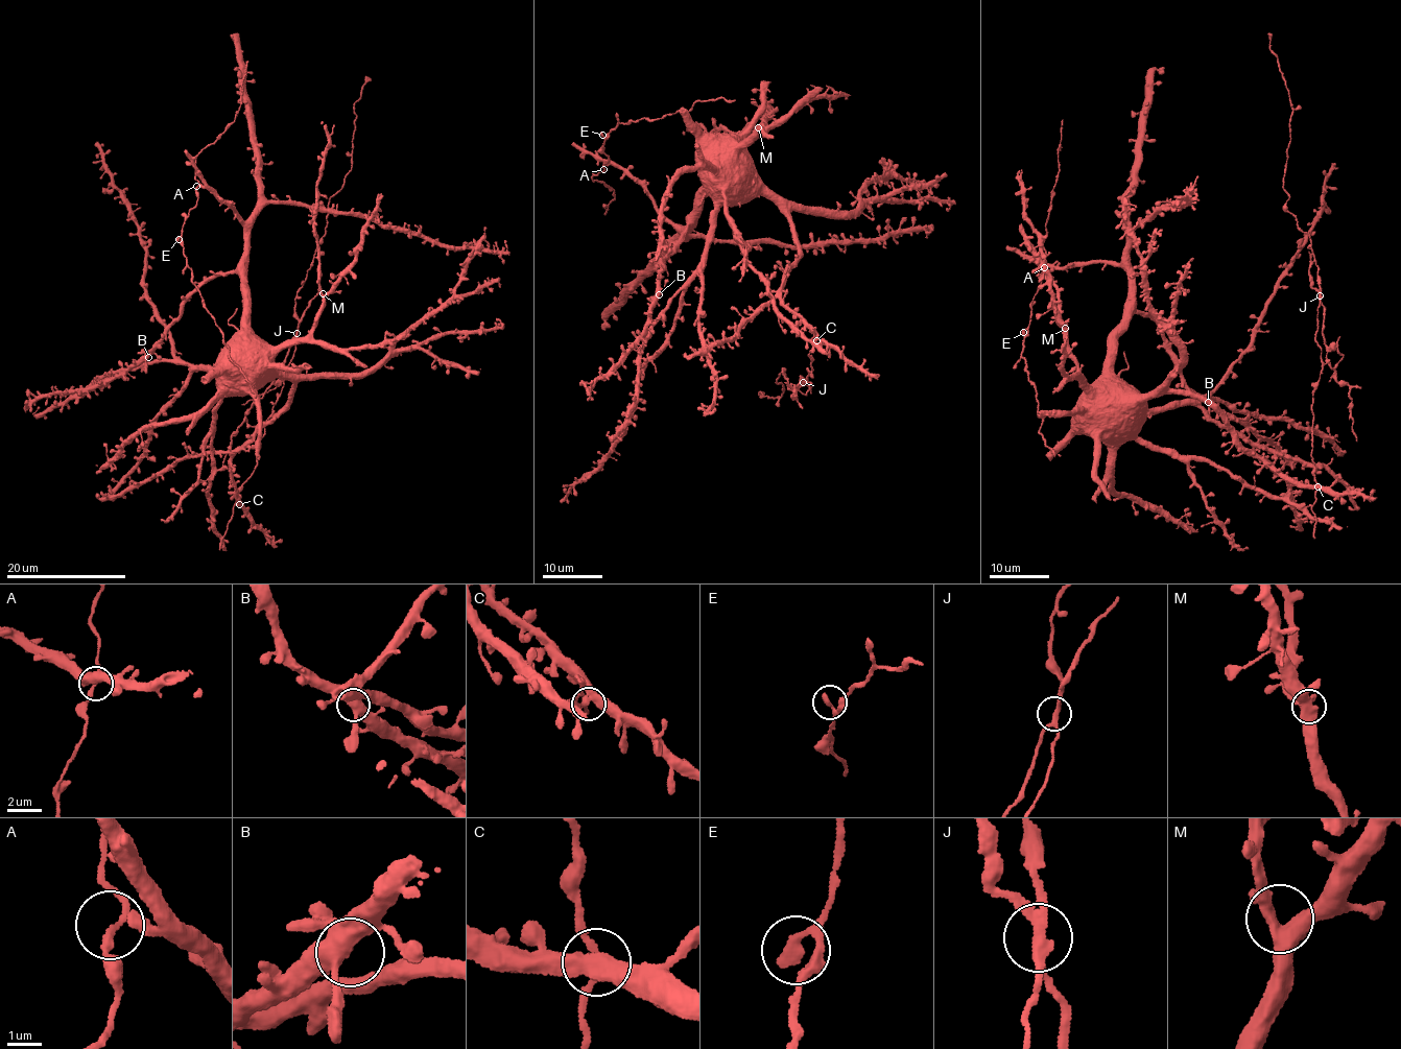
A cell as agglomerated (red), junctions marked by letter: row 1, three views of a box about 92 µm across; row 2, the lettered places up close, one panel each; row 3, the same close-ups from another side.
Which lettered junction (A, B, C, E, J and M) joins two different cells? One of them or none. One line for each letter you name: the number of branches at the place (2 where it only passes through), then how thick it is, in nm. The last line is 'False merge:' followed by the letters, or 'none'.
J: Branches: 4. Thickness 240 nm
False merge: J

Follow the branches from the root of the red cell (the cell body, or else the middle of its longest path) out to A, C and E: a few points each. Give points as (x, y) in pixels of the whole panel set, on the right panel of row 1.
A: (1087, 402), (1084, 390), (1101, 375), (1108, 337), (1124, 311), (1129, 272), (1105, 261), (1044, 267)
C: (1087, 402), (1095, 397), (1113, 408), (1170, 392), (1201, 397), (1221, 409), (1244, 449), (1292, 479), (1318, 486)
E: (1087, 402), (1084, 390), (1101, 375), (1108, 337), (1124, 311), (1128, 271), (1105, 261), (1041, 265), (1023, 332)

